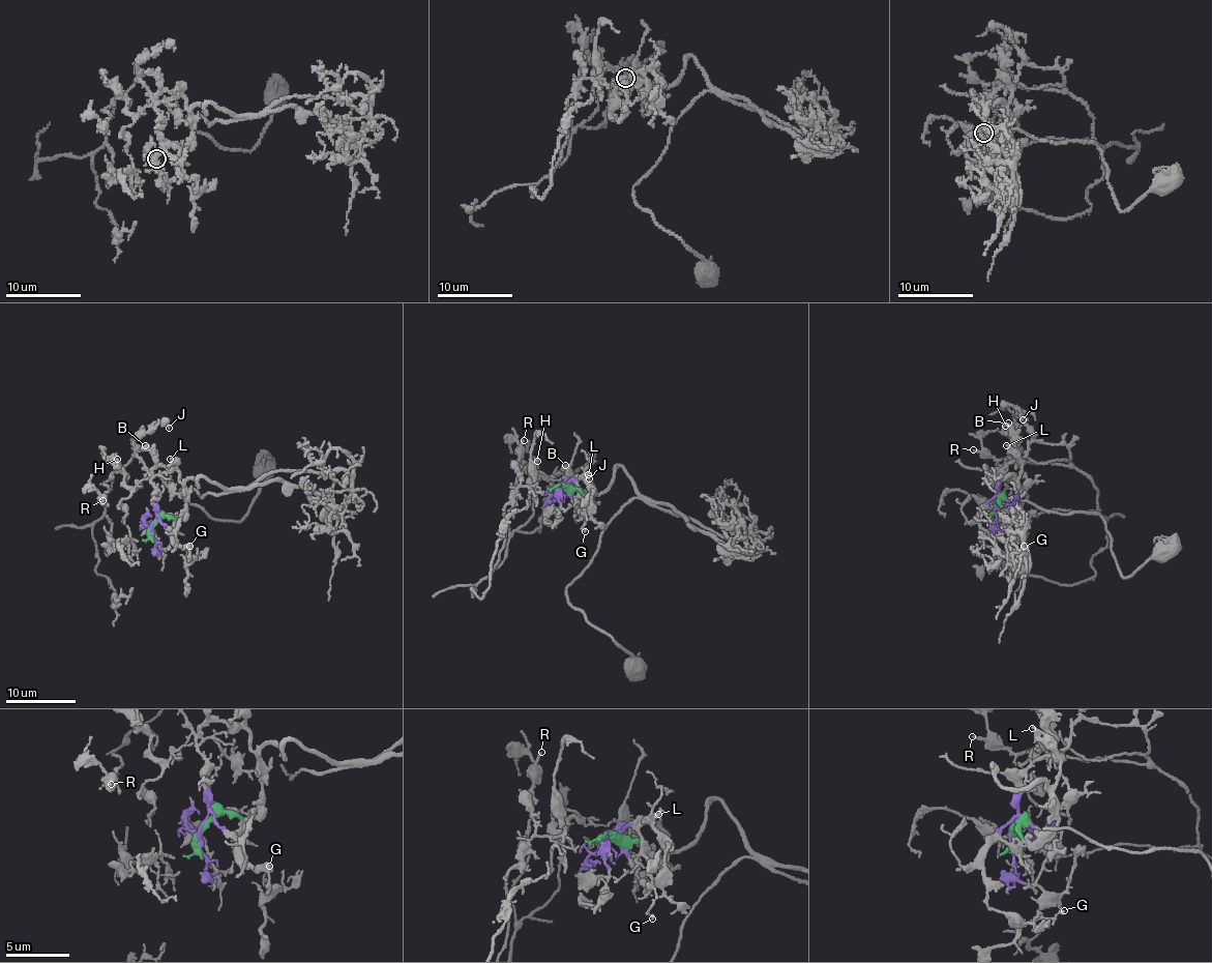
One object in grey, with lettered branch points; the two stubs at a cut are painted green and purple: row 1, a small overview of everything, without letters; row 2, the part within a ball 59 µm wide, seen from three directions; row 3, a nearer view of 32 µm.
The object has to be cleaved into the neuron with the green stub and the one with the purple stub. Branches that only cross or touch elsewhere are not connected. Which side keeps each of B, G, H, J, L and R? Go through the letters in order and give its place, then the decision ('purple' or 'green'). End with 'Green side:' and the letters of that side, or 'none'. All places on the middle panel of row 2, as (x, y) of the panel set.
B: (565, 465) | green
G: (585, 531) | purple
H: (537, 461) | purple
J: (589, 478) | purple
L: (588, 474) | green
R: (524, 440) | purple
Green side: B, L

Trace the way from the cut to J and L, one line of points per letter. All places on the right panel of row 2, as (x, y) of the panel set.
J: (996, 505), (998, 474), (1026, 454), (1031, 429), (1023, 419)
L: (996, 505), (999, 499), (1003, 506), (1020, 500), (1021, 465), (1006, 445)

